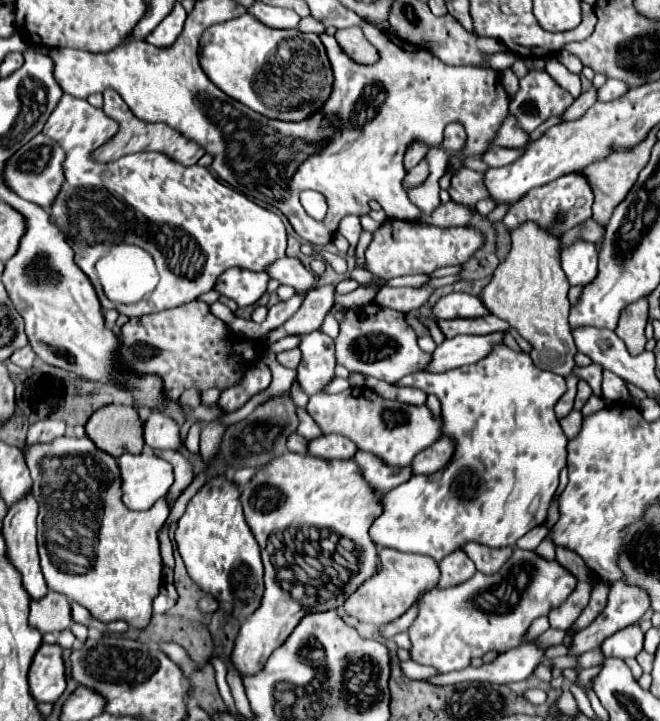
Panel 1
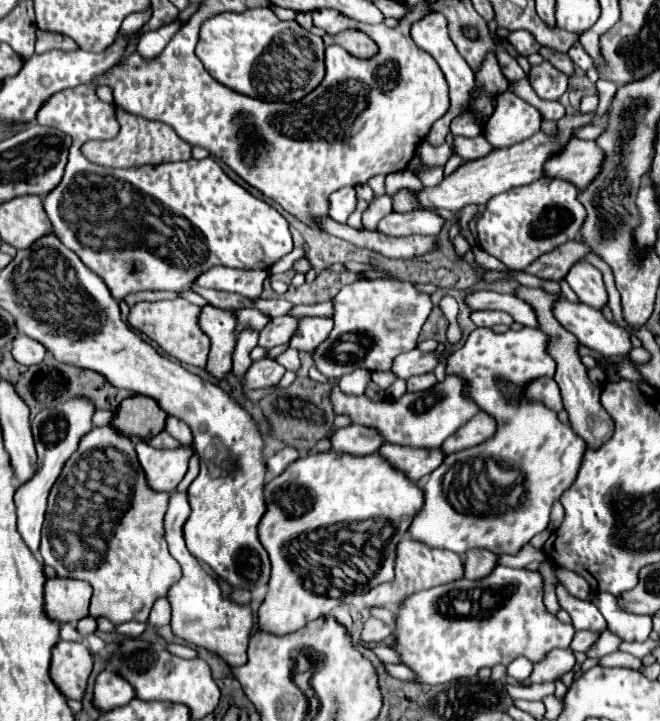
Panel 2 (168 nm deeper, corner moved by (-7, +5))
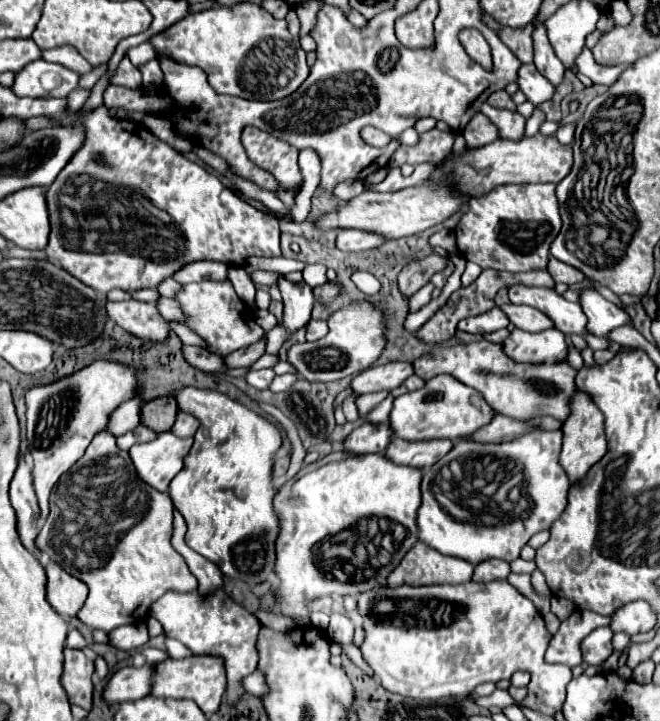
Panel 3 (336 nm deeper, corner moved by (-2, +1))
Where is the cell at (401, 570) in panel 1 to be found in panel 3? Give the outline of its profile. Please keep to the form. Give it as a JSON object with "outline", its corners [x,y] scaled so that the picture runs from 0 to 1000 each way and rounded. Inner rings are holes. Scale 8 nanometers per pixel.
{"outline":[[[635,750],[586,800],[586,811],[602,814],[611,809],[620,811],[711,809],[717,800],[717,789],[720,784],[708,781],[705,775],[668,770],[656,759],[647,759],[644,753]]]}

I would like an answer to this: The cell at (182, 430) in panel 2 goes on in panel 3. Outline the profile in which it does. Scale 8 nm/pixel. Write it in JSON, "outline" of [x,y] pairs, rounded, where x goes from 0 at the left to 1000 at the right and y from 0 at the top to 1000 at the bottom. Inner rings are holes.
{"outline":[[[271,573],[259,598],[268,606],[292,606],[298,595],[302,595],[302,584],[289,573]]]}

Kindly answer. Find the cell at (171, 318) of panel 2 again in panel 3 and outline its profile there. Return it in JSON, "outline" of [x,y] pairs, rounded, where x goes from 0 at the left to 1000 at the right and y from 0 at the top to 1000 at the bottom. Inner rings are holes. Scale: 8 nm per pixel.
{"outline":[[[205,415],[192,417],[159,417],[162,437],[192,462],[229,470],[229,473],[250,473],[256,462],[253,445],[241,437],[232,420],[214,420]]]}

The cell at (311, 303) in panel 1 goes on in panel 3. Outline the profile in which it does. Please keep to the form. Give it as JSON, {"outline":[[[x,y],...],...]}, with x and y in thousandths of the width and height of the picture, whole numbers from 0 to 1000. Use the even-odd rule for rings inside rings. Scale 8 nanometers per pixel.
{"outline":[[[402,467],[392,476],[383,476],[380,481],[368,481],[362,487],[353,487],[350,492],[344,492],[338,498],[344,512],[356,512],[356,509],[380,509],[395,492],[402,490]]]}

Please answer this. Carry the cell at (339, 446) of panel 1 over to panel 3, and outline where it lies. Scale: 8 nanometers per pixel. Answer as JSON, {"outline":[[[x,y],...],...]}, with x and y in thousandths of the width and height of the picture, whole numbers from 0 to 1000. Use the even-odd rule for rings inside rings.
{"outline":[[[550,587],[523,609],[523,626],[532,628],[583,628],[595,598],[589,587]]]}

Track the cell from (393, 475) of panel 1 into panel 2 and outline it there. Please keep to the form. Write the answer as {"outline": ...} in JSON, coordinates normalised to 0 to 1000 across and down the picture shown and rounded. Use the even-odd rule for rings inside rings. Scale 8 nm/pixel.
{"outline":[[[582,614],[573,623],[573,628],[627,670],[633,670],[639,662],[655,656],[673,637],[667,623],[648,626],[648,623],[627,623],[627,620],[609,620],[594,614]]]}

